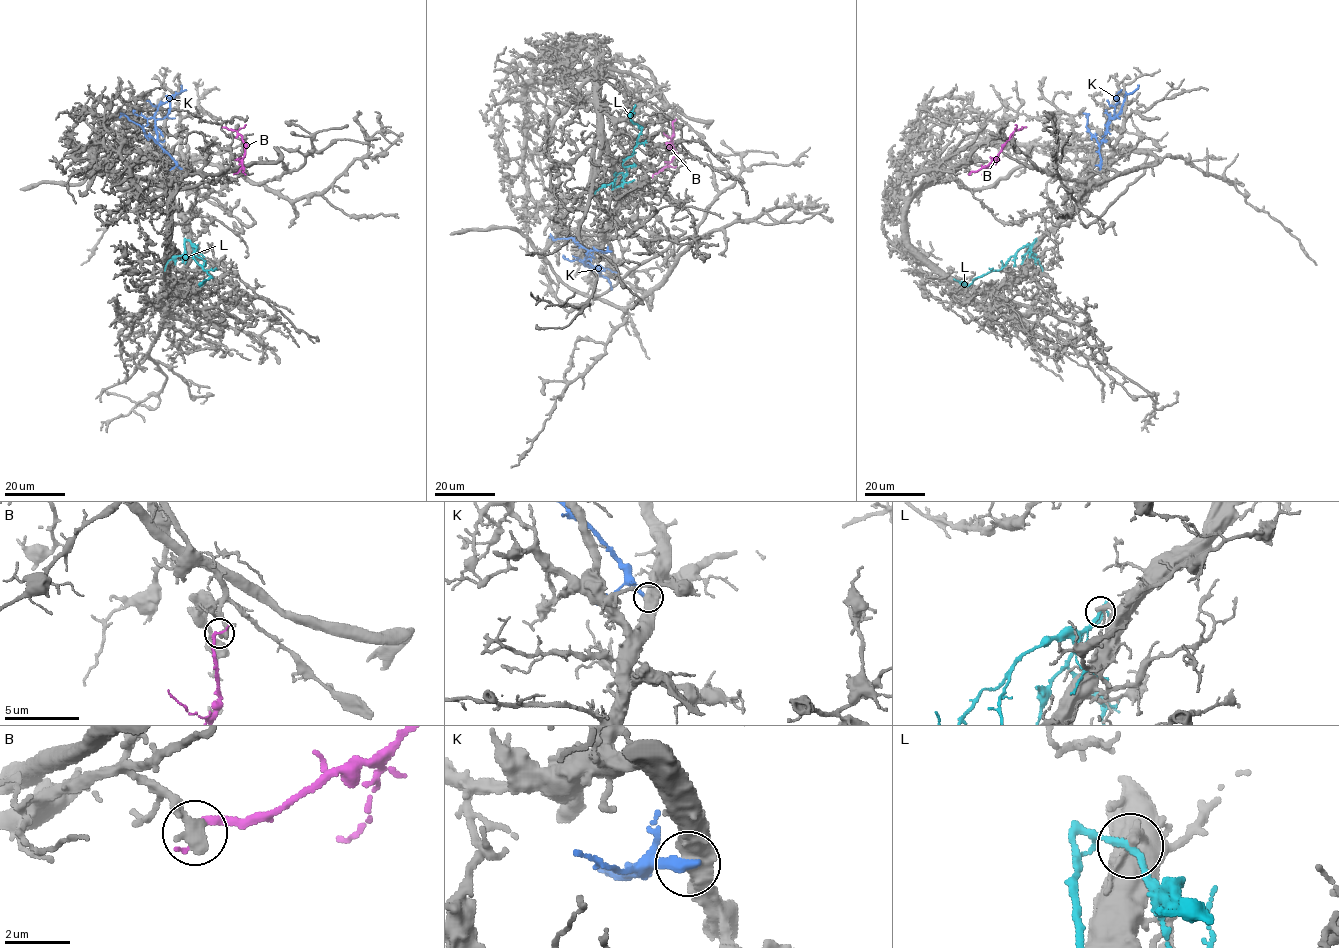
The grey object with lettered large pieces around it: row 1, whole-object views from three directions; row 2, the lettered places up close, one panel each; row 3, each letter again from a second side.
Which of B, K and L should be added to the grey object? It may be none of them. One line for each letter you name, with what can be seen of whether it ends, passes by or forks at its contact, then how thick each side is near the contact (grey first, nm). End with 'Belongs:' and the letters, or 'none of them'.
Belongs: none of them

